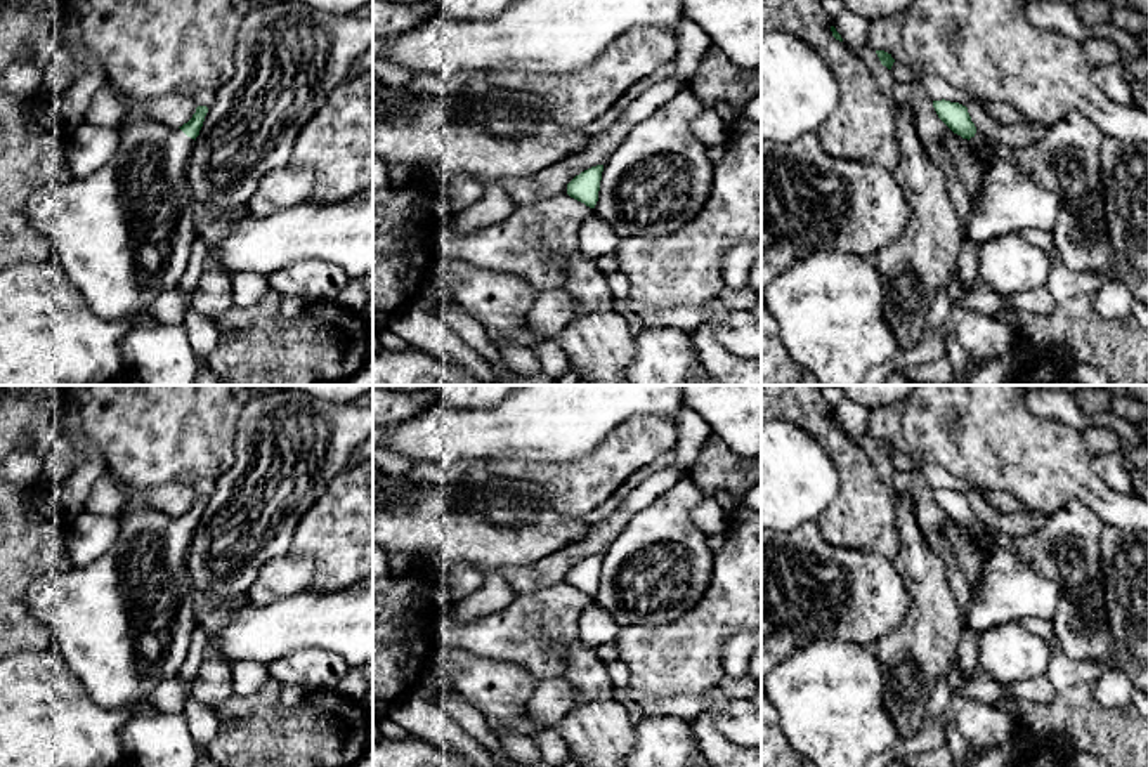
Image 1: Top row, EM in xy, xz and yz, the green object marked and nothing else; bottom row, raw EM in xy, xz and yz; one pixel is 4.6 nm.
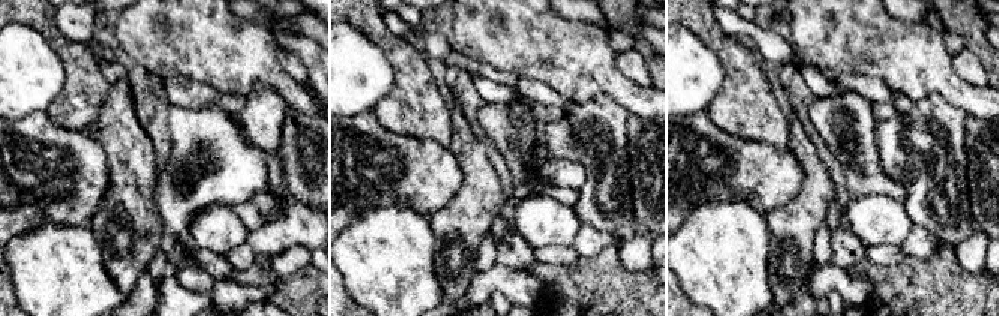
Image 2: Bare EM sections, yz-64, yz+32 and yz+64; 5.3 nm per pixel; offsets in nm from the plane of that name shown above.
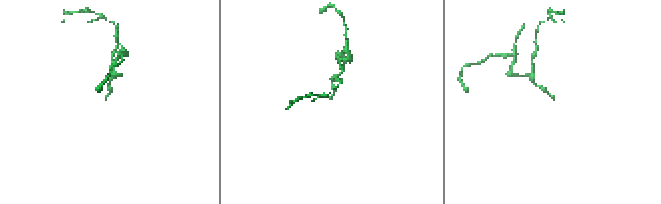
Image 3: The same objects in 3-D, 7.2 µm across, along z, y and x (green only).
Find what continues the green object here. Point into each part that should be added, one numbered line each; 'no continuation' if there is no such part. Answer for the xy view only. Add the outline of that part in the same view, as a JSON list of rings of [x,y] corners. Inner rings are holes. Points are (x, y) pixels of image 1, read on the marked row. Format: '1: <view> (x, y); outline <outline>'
1: xy (123, 235); outline [[[140,120],[120,128],[114,156],[94,174],[64,184],[38,187],[28,200],[28,222],[49,238],[64,272],[87,305],[101,318],[116,321],[146,311],[154,298],[177,288],[187,269],[192,243],[199,239],[187,180],[194,139],[163,121]]]

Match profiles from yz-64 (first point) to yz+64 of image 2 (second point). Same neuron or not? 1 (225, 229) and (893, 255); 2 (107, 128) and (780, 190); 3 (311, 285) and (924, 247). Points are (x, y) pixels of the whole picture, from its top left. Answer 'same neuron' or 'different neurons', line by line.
1: different neurons
2: different neurons
3: different neurons

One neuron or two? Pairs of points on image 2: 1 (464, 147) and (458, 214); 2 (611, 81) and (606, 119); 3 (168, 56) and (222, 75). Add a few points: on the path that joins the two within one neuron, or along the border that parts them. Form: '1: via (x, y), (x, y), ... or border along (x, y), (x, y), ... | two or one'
1: via (473, 163), (473, 198) | one
2: border along (576, 102), (605, 93), (630, 114) | two
3: via (182, 56), (203, 56), (209, 62) | one

